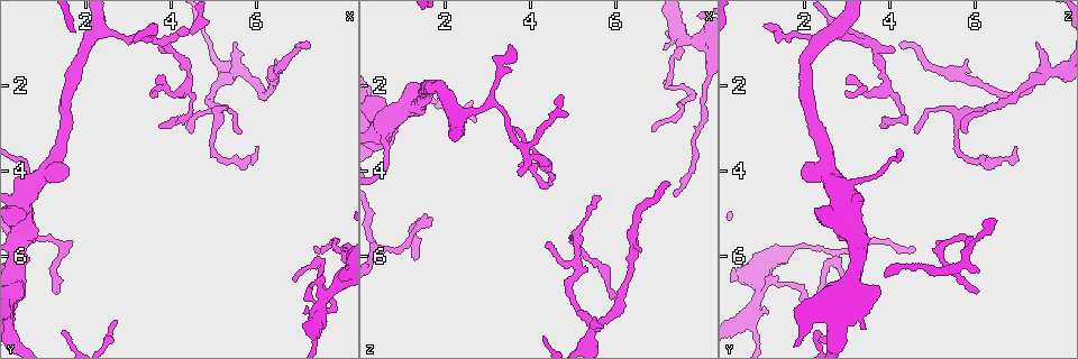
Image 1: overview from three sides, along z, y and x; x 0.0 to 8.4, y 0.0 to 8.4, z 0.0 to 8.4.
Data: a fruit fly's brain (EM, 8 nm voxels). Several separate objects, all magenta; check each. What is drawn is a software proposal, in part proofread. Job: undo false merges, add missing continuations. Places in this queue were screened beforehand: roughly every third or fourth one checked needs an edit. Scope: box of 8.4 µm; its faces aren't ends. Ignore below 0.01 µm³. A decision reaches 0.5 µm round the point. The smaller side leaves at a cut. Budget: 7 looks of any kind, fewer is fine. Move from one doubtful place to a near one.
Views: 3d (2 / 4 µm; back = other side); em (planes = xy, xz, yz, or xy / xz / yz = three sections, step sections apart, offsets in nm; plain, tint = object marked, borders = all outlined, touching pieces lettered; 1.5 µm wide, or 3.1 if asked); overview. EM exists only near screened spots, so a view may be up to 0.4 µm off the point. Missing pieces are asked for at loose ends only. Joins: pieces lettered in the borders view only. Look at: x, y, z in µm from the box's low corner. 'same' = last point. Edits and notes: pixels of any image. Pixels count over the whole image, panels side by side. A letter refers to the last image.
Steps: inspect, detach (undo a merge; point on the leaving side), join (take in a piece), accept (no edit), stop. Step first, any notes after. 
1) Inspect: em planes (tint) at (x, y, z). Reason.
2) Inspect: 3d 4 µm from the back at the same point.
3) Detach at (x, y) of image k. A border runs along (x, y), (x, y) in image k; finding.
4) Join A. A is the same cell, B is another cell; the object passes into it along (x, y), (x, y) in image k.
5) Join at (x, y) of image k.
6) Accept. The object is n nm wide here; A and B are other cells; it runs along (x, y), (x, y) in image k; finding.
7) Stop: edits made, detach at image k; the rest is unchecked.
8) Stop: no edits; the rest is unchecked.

Inspect: 3d 4 µm at (5.45, 1.75, 7.65). Branch point.

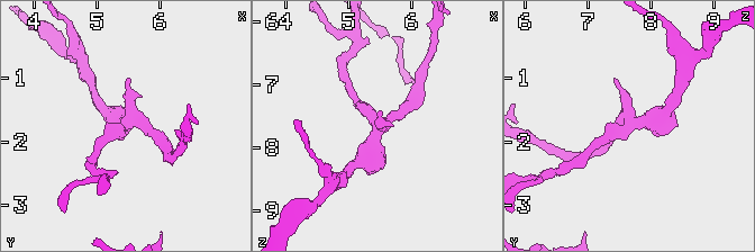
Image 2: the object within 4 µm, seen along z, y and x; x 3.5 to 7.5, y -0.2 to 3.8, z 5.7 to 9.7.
Inspect: em xz step 8 (tint) at (5.45, 1.75, 7.65). Shape alone is not enough.

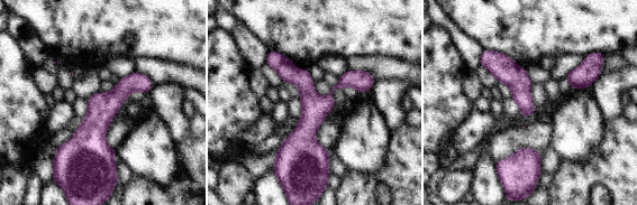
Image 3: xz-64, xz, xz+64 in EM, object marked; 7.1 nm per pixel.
Inspect: em planes (borders) at the same point.

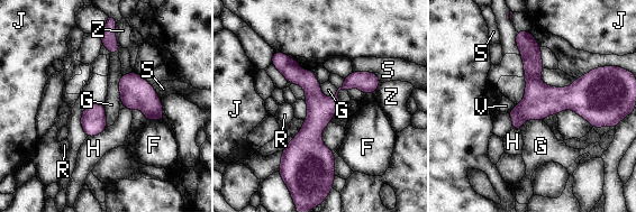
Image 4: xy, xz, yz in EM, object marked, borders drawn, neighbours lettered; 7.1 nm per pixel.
Accept. F, G, H, J, R, S, V and Z are other cells; a border runs along (319, 84), (326, 97), (338, 89) in image 4; all the same neuron.

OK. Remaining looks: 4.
Inspect: em planes (borders) at (1.40, 6.85, 6.10). Free end.

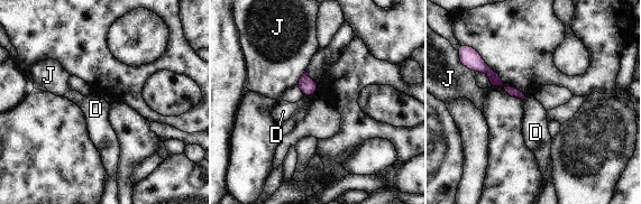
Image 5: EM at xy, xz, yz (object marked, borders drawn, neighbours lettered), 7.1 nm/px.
Accept. The longest contact is with J, 130 nm; D and J are other cells; it runs along (478, 61), (509, 91), (520, 94) in image 5; none of them fits.

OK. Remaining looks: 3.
Inspect: em planes (borders) at (6.95, 6.55, 3.05). Tapers out.

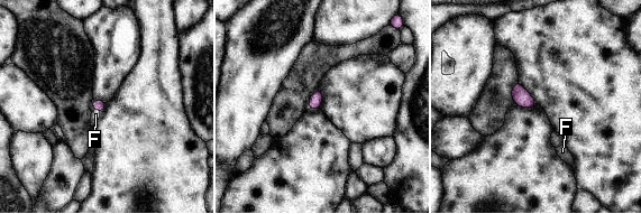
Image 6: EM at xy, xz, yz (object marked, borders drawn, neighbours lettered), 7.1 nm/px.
Join F. F is the same cell; the object passes into it along (99, 105), (97, 110), (95, 114) in image 6; the neuron continues.

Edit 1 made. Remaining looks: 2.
Stop: edits made, join at image 6; the rest is unchecked.

